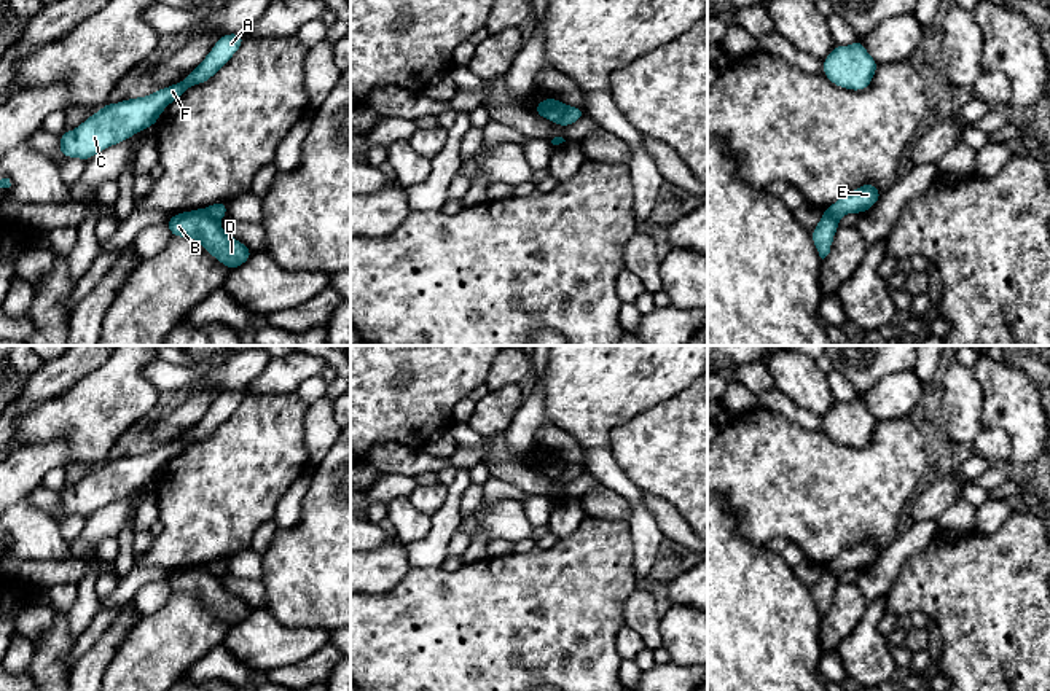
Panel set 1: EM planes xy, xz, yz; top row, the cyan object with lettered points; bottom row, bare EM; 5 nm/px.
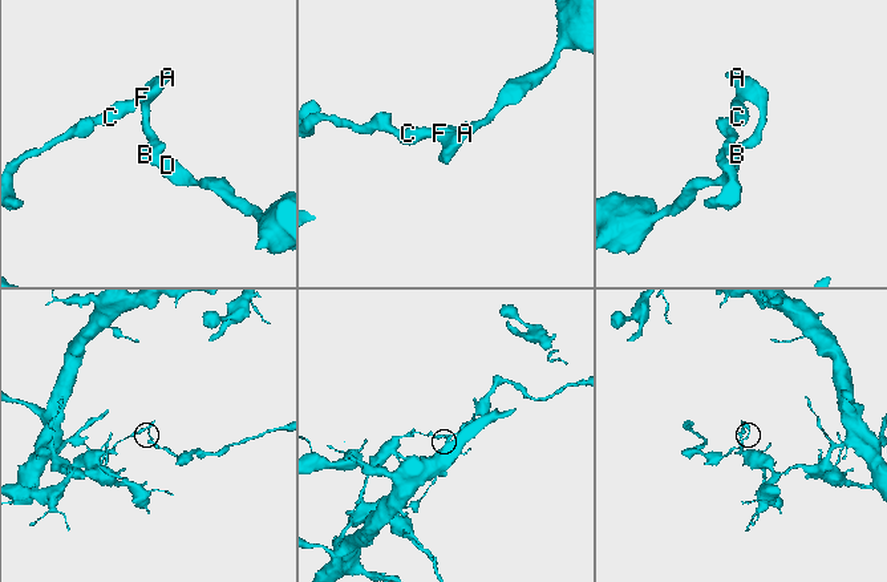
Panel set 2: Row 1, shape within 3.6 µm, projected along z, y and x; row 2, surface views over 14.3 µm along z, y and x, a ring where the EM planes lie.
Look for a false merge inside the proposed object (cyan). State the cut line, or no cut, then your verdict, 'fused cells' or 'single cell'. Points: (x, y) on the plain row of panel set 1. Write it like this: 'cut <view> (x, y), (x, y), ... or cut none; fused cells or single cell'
cut xz (568, 464), (556, 478); fused cells

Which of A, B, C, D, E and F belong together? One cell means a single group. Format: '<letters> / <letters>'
A C E F / B D

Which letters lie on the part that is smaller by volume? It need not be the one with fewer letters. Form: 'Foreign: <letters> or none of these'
Foreign: B, D

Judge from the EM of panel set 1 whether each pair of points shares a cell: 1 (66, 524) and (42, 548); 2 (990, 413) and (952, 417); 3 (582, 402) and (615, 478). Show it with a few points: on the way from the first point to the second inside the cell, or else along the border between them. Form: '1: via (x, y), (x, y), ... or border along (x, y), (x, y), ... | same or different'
1: border along (58, 523), (59, 534), (67, 542) | different
2: border along (975, 378), (982, 390), (980, 422), (983, 425) | different
3: border along (609, 445), (583, 448) | different

